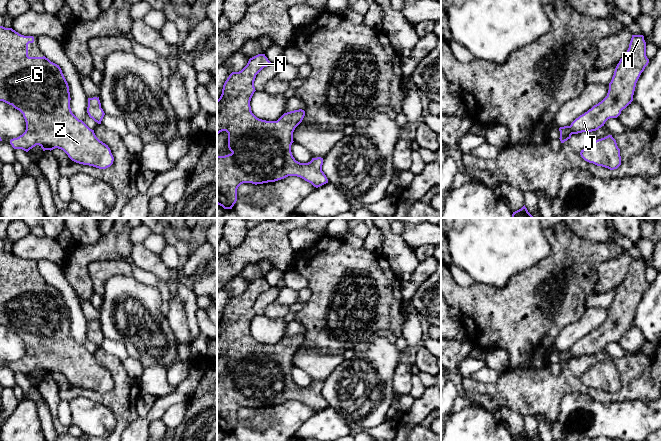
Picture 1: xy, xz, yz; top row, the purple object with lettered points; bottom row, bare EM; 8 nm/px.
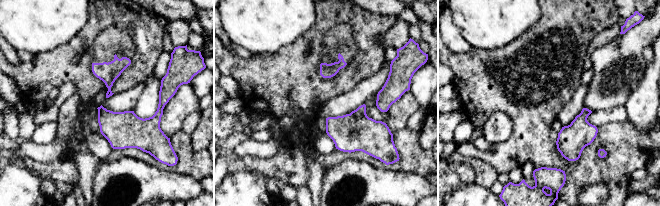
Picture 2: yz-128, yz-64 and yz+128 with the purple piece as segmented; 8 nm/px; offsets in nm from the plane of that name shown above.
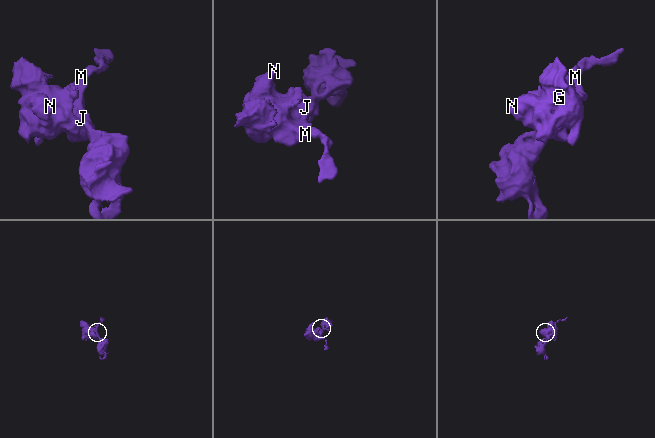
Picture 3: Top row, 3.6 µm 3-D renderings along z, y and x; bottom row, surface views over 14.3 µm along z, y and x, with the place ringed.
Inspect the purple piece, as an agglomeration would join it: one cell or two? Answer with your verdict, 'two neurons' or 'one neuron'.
one neuron

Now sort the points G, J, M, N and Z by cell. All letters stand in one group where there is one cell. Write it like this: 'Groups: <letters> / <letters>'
Groups: G J M N Z

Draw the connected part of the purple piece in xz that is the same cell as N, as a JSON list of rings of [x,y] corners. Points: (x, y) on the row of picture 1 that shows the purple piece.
[[[265,54],[250,58],[241,71],[229,75],[217,100],[217,136],[222,131],[228,133],[228,148],[232,152],[217,156],[217,204],[224,209],[232,209],[237,201],[237,189],[243,183],[257,185],[275,182],[288,176],[300,177],[316,188],[328,183],[322,171],[323,158],[312,158],[308,163],[300,163],[291,152],[293,132],[302,122],[304,110],[284,113],[277,121],[259,119],[251,111],[250,101],[256,91],[256,75],[270,63]]]

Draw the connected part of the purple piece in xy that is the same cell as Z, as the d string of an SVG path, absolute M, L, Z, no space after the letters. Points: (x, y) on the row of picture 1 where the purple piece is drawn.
M0 26L0 101L19 110L26 122L25 132L19 137L11 139L10 144L14 149L22 149L26 152L36 145L39 145L43 151L58 148L63 150L76 163L99 169L110 167L113 164L114 157L108 145L100 141L94 130L72 113L69 86L59 65L51 62L45 56L28 56L28 44L33 42L33 36L24 36L12 28Z

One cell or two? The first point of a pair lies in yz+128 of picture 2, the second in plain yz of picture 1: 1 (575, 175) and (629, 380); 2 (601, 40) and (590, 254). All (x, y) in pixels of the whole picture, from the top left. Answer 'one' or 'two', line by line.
1: one
2: two

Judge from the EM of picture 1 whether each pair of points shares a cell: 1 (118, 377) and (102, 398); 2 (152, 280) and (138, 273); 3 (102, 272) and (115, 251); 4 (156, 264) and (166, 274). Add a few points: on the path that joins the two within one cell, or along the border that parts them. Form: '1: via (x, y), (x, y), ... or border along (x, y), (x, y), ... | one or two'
1: via (118, 384), (118, 388), (109, 397) | one
2: via (149, 278), (141, 275) | one
3: border along (125, 259), (95, 260), (88, 265), (87, 269) | two
4: via (158, 266), (164, 272) | one

